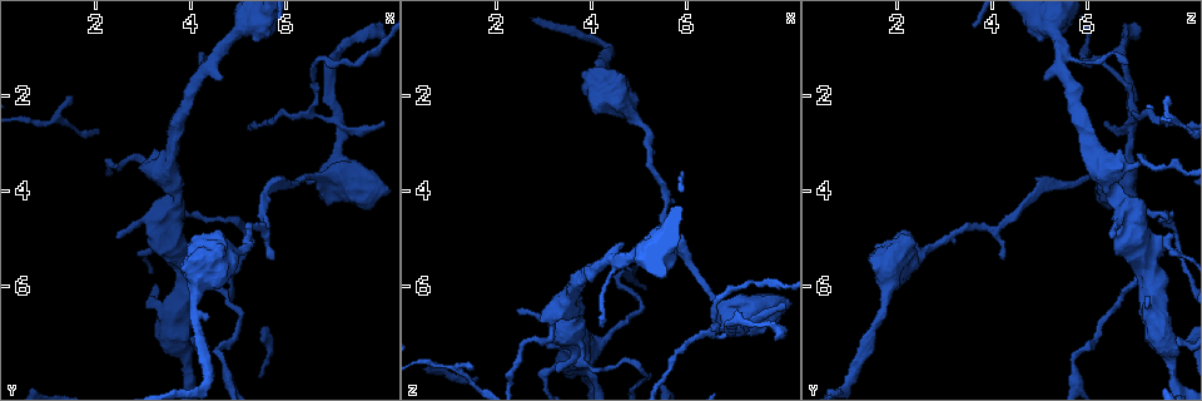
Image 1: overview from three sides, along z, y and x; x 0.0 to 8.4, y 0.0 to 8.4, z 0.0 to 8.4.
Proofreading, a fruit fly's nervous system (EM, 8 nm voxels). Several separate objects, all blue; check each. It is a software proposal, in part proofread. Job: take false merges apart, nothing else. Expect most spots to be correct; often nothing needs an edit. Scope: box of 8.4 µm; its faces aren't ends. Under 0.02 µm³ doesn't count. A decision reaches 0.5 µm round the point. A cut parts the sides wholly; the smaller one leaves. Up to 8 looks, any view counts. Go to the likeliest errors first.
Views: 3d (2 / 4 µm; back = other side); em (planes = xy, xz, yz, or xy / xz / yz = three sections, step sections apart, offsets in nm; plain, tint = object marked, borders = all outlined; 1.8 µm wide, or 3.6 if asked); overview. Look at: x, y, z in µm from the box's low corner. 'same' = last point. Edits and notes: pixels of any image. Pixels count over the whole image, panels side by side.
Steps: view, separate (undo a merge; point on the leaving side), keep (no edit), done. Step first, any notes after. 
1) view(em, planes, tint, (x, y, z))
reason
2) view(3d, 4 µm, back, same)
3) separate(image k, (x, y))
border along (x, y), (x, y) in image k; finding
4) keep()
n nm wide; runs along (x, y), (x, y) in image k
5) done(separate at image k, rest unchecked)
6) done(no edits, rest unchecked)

view(3d, 2 µm, (6.85, 1.90, 6.90))

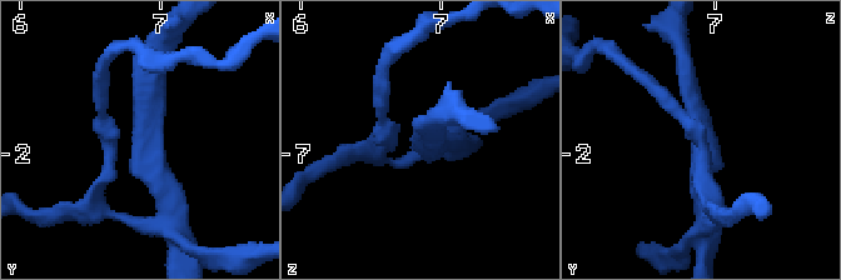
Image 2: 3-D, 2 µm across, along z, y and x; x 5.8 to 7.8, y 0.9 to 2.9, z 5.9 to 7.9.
view(em, planes, tint, (6.88, 1.94, 6.92))

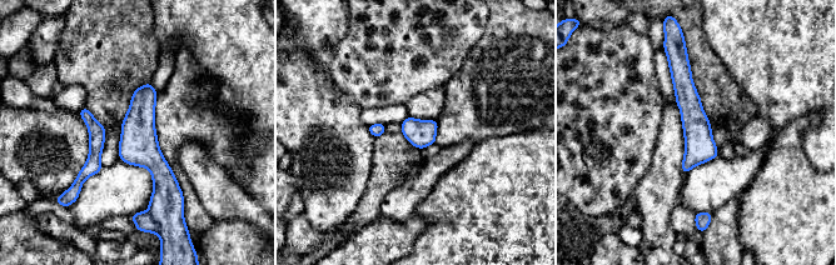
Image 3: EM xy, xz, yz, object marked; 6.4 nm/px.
separate(image 3, (143, 221))
180 nm wide; the part that leaves runs along (84, 111), (95, 153), (79, 180) in image 3; two cells meet here

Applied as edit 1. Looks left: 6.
view(overview)

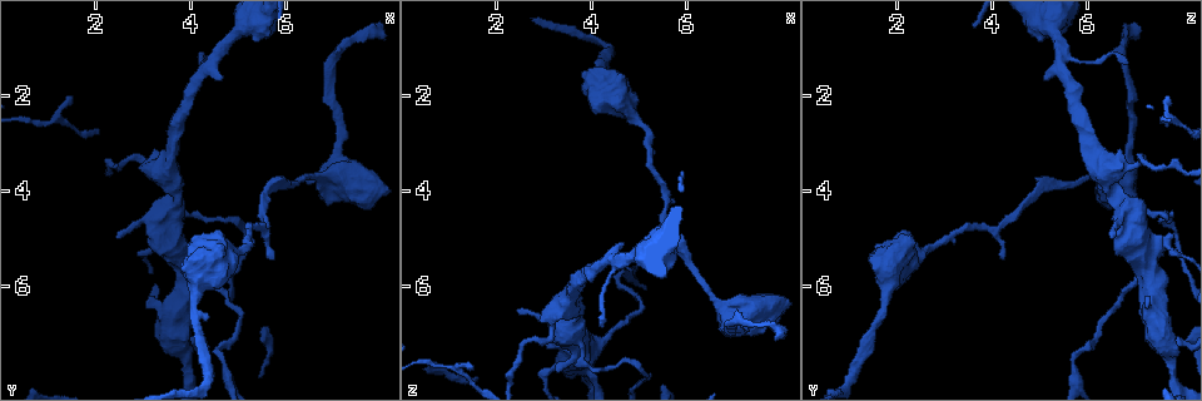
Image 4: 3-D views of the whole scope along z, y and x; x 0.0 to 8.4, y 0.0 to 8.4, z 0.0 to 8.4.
view(3d, 2 µm, (4.10, 6.50, 1.70))
sudden change in width

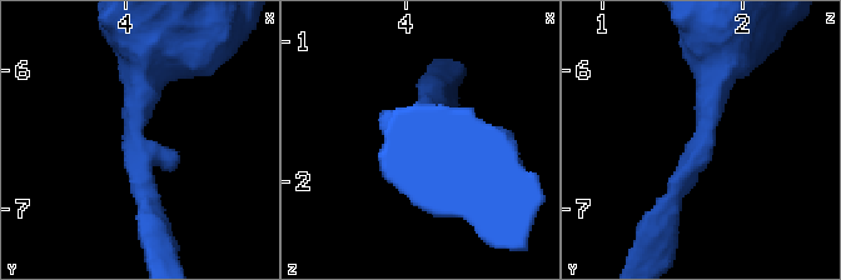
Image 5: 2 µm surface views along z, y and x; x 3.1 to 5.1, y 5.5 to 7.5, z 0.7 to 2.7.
view(em, planes, plain, (4.06, 6.50, 1.74))
arms of 220, 480 nm

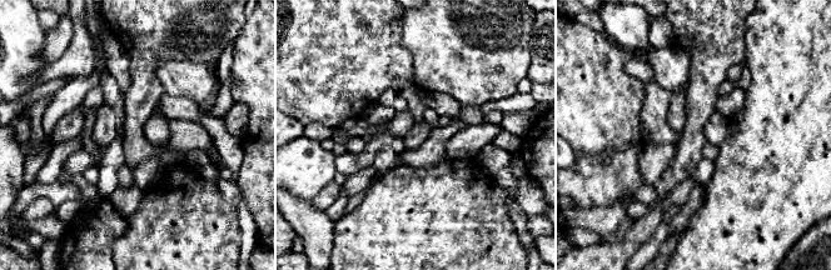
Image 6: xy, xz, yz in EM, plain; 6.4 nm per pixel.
view(em, planes, tint, same)
where the object lies

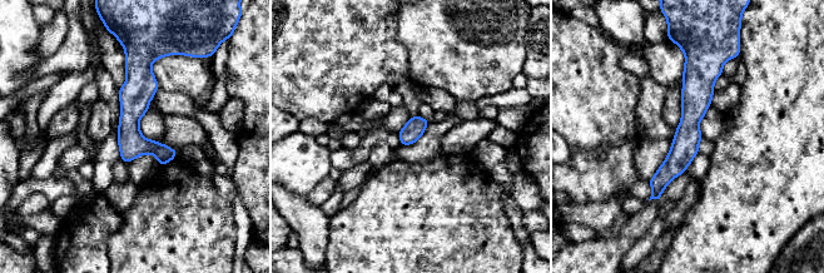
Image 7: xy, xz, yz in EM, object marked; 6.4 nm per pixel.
keep()
runs along (698, 59), (685, 147), (654, 195) in image 7; continuous, no second cell

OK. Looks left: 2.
view(em, xy, step 8, tint, (7.00, 3.65, 6.75))
small branch off a trunk

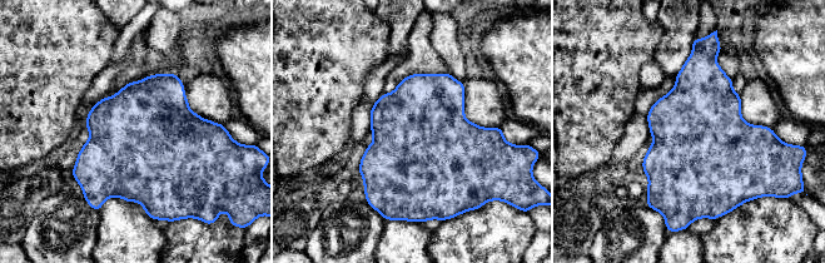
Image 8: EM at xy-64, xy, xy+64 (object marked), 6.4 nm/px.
view(em, planes, tint, same)

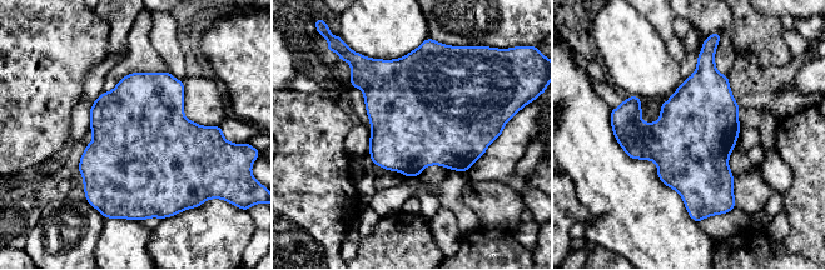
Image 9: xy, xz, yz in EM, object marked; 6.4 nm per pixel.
keep()
continuous, no second cell

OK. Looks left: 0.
done(separate at image 3, rest unchecked)

